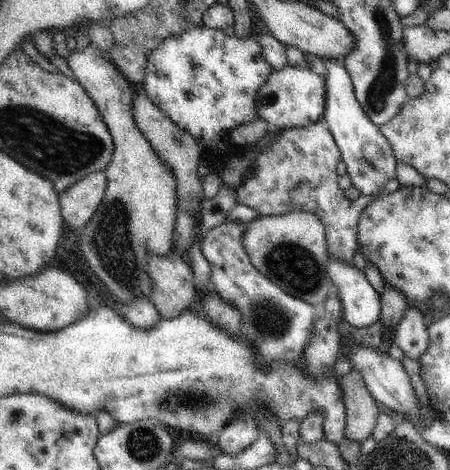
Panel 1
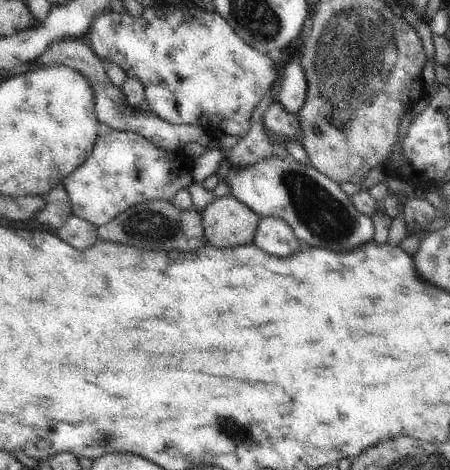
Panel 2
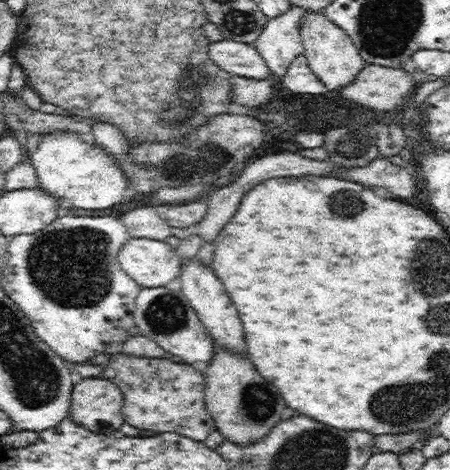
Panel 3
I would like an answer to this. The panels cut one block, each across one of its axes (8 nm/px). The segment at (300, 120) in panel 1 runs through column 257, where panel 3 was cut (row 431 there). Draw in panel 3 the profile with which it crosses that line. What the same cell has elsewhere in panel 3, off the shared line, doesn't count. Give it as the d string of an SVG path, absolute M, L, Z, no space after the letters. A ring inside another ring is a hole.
M86 378L74 386L70 420L90 432L116 432L126 422L122 416L124 394L106 378Z

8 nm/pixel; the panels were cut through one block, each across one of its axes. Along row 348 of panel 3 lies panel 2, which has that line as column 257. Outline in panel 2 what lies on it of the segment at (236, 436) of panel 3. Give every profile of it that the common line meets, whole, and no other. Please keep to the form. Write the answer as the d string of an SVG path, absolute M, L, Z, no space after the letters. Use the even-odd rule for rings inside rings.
M233 196L217 198L201 212L205 240L217 248L251 244L261 216Z

